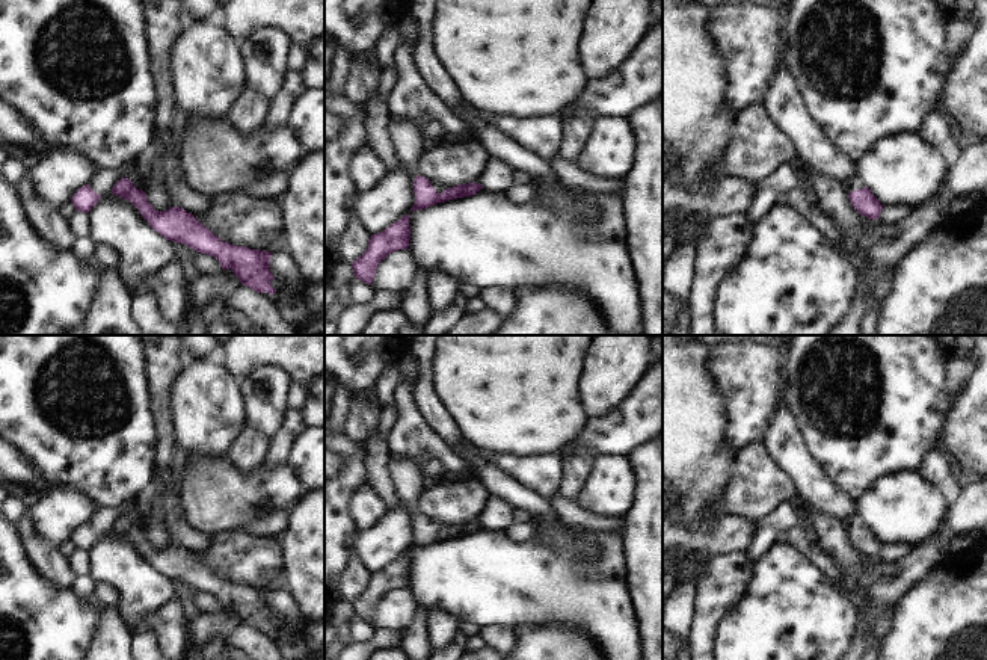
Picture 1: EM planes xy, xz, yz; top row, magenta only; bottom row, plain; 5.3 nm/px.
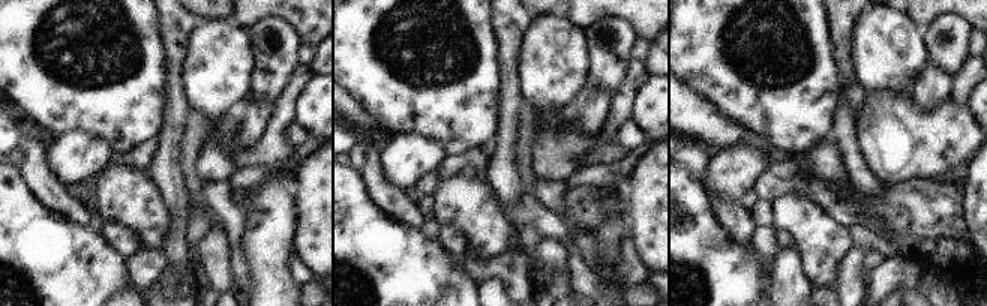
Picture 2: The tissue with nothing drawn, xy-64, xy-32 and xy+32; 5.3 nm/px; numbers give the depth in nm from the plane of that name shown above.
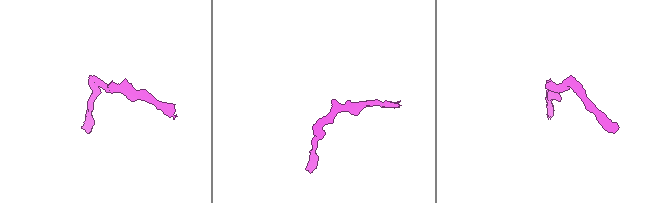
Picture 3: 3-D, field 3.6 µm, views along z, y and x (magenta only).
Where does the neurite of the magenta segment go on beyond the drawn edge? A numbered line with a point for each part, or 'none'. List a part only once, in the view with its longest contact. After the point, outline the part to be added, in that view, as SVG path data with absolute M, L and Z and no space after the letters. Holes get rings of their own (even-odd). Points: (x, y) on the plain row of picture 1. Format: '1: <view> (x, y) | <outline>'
1: xy (103, 520) | M149 485L143 489L142 495L137 500L127 501L121 506L100 506L98 510L92 515L92 518L88 521L89 526L97 533L106 533L112 529L116 520L119 520L122 515L128 517L133 524L140 529L140 520L139 520L139 510L137 510L137 501L149 503L154 500L154 485Z

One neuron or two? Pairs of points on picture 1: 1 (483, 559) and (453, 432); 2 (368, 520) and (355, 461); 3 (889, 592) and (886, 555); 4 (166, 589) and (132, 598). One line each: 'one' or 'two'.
1: two
2: two
3: two
4: one

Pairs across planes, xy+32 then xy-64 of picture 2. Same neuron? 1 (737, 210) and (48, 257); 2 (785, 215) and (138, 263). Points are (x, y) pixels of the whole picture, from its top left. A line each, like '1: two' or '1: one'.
1: two
2: two

